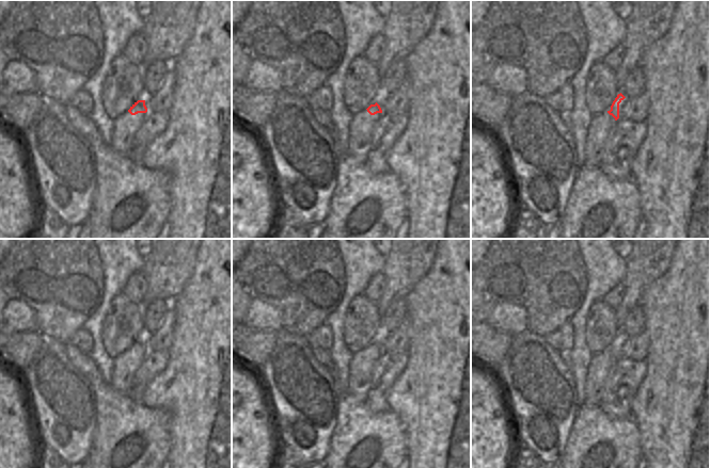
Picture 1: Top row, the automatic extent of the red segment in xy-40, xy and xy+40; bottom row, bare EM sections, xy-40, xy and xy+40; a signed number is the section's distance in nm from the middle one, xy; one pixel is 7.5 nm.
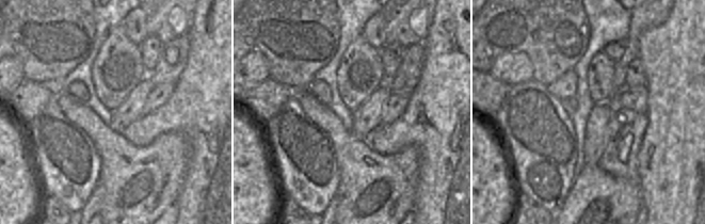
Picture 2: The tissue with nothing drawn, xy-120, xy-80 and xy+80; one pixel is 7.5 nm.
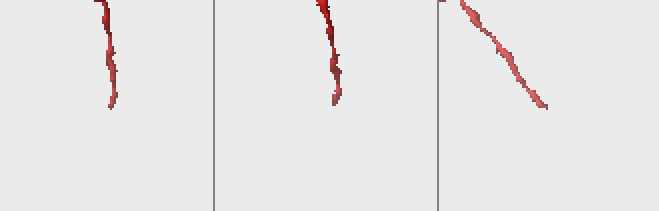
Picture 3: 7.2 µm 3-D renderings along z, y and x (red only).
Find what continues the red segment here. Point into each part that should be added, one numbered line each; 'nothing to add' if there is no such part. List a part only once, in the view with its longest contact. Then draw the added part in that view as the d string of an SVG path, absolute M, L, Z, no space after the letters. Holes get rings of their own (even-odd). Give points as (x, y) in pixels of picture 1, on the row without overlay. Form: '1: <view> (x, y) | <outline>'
1: xy-40 (125, 366) | M128 350L113 358L111 387L126 394L132 385L135 374L145 357L145 352L131 354Z

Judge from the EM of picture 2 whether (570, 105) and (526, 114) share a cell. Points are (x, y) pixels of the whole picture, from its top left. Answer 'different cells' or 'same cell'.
different cells

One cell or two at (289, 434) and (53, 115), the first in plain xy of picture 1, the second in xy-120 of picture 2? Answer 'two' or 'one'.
one

